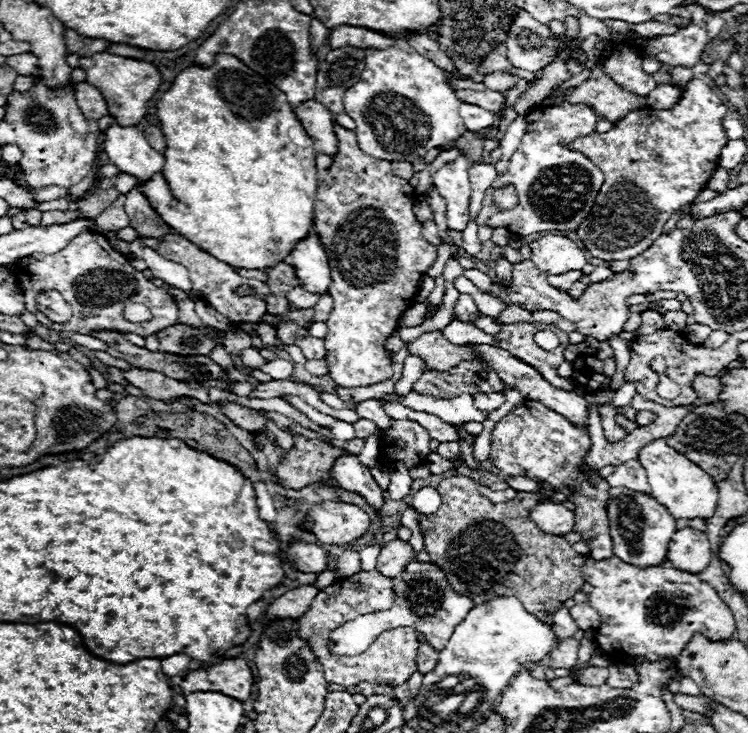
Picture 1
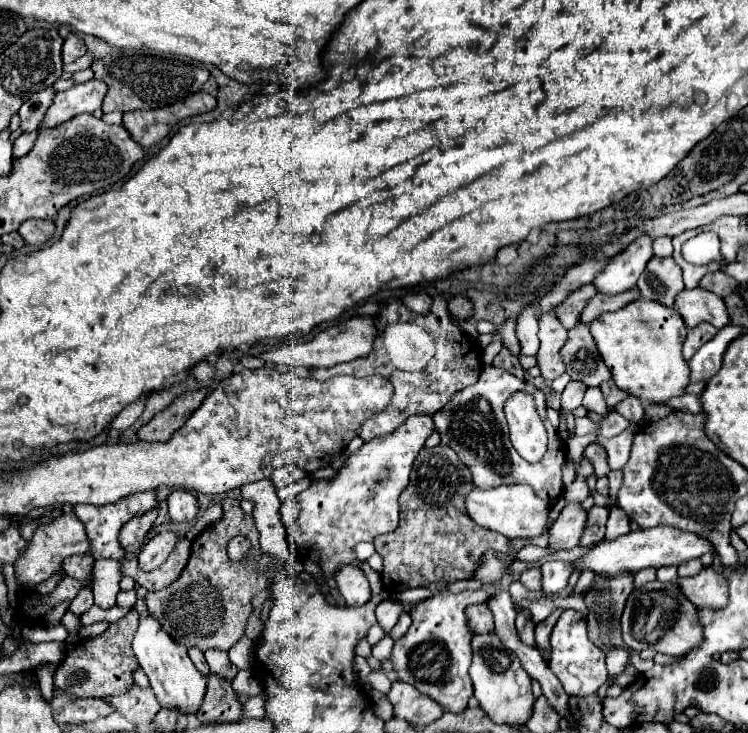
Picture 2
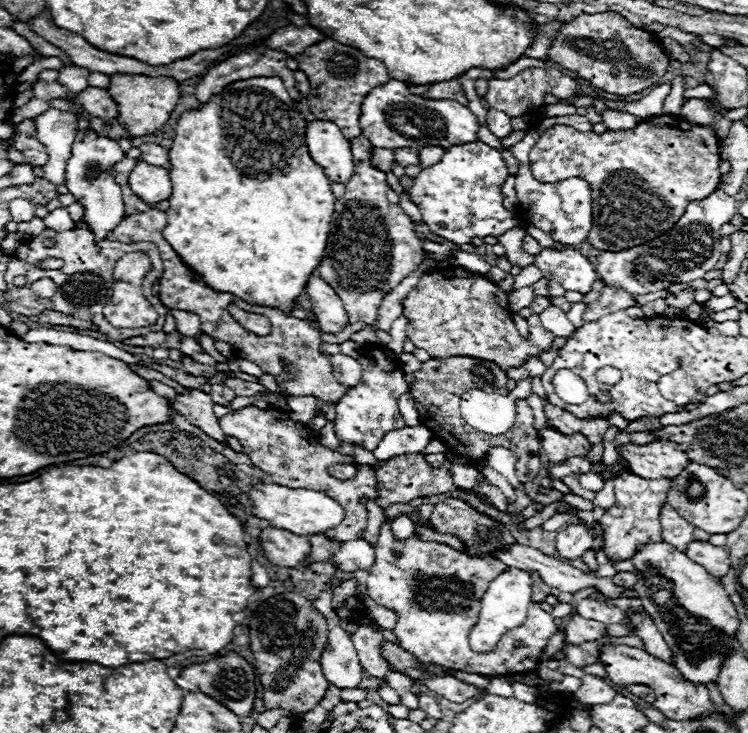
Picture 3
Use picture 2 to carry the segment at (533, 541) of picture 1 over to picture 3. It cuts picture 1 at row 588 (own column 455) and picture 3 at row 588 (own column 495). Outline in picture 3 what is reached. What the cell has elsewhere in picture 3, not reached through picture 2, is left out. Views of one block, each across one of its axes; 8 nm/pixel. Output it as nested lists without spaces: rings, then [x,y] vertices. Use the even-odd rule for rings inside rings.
[[[531,575],[531,578],[533,580],[532,590],[534,590],[534,594],[532,594],[532,602],[540,604],[540,602],[546,600],[546,596],[550,596],[550,588],[548,588],[537,575]]]

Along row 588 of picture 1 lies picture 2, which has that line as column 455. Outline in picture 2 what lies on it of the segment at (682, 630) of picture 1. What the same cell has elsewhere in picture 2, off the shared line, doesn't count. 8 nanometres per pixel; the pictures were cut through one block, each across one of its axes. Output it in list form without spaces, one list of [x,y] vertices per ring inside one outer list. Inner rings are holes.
[[[464,590],[464,592],[450,592],[436,594],[424,602],[420,602],[412,612],[412,626],[408,632],[394,642],[390,662],[394,672],[398,674],[400,682],[412,684],[424,696],[436,700],[448,712],[464,712],[468,700],[472,696],[472,680],[468,676],[470,660],[472,660],[472,638],[476,636],[468,628],[466,608],[472,604],[488,604],[492,598],[490,590]]]

